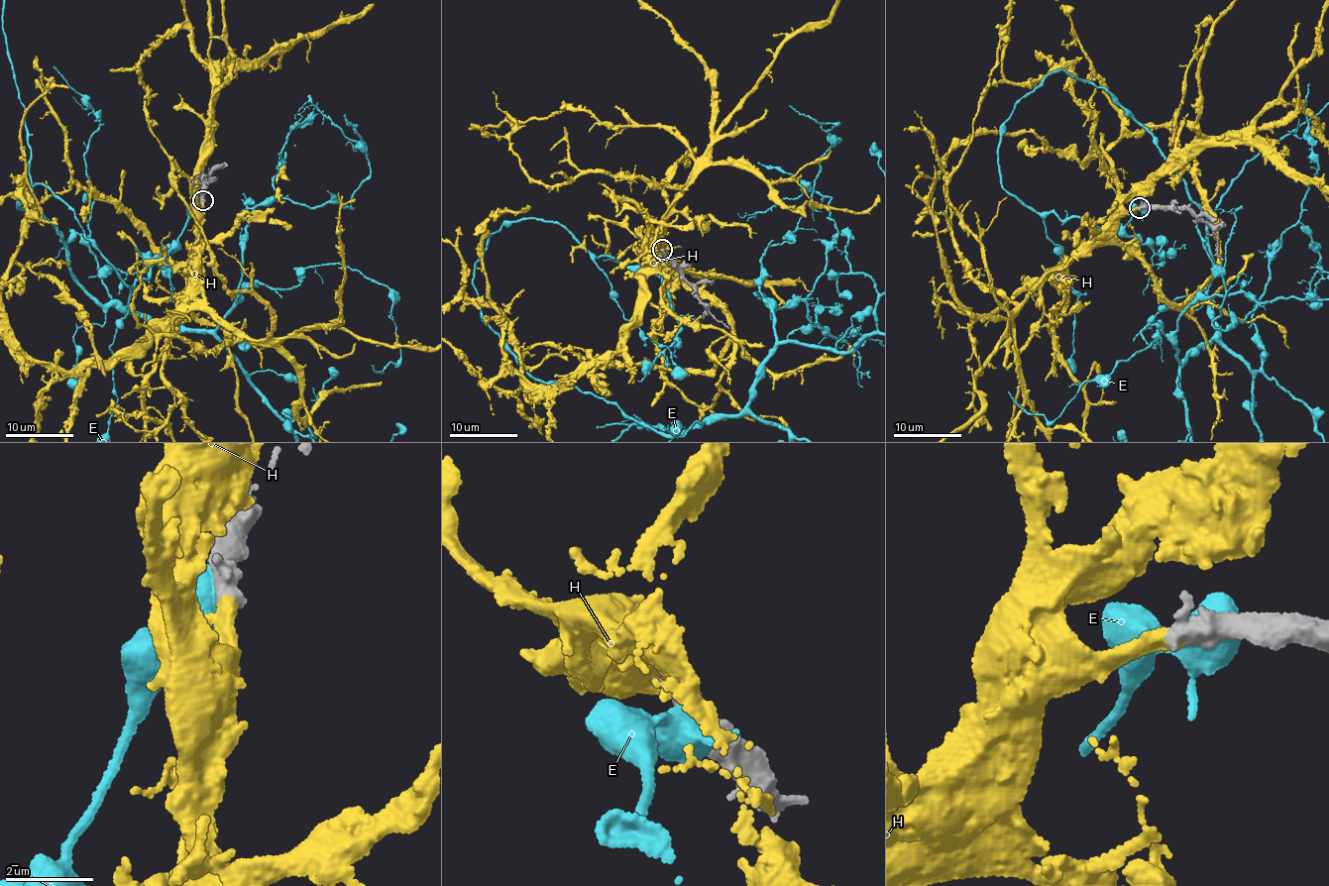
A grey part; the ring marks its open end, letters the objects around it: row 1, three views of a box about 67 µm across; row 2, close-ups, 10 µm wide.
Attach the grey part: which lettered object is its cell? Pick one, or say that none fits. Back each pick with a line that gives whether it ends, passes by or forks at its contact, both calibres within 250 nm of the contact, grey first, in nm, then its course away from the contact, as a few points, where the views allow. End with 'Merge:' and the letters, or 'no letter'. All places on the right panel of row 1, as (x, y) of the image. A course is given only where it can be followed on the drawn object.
H: it ends | 550/400 nm | via (1140, 208), (1055, 276), (1068, 278), (1060, 261), (1095, 119), (1061, 68), (1005, 78)
Merge: H

